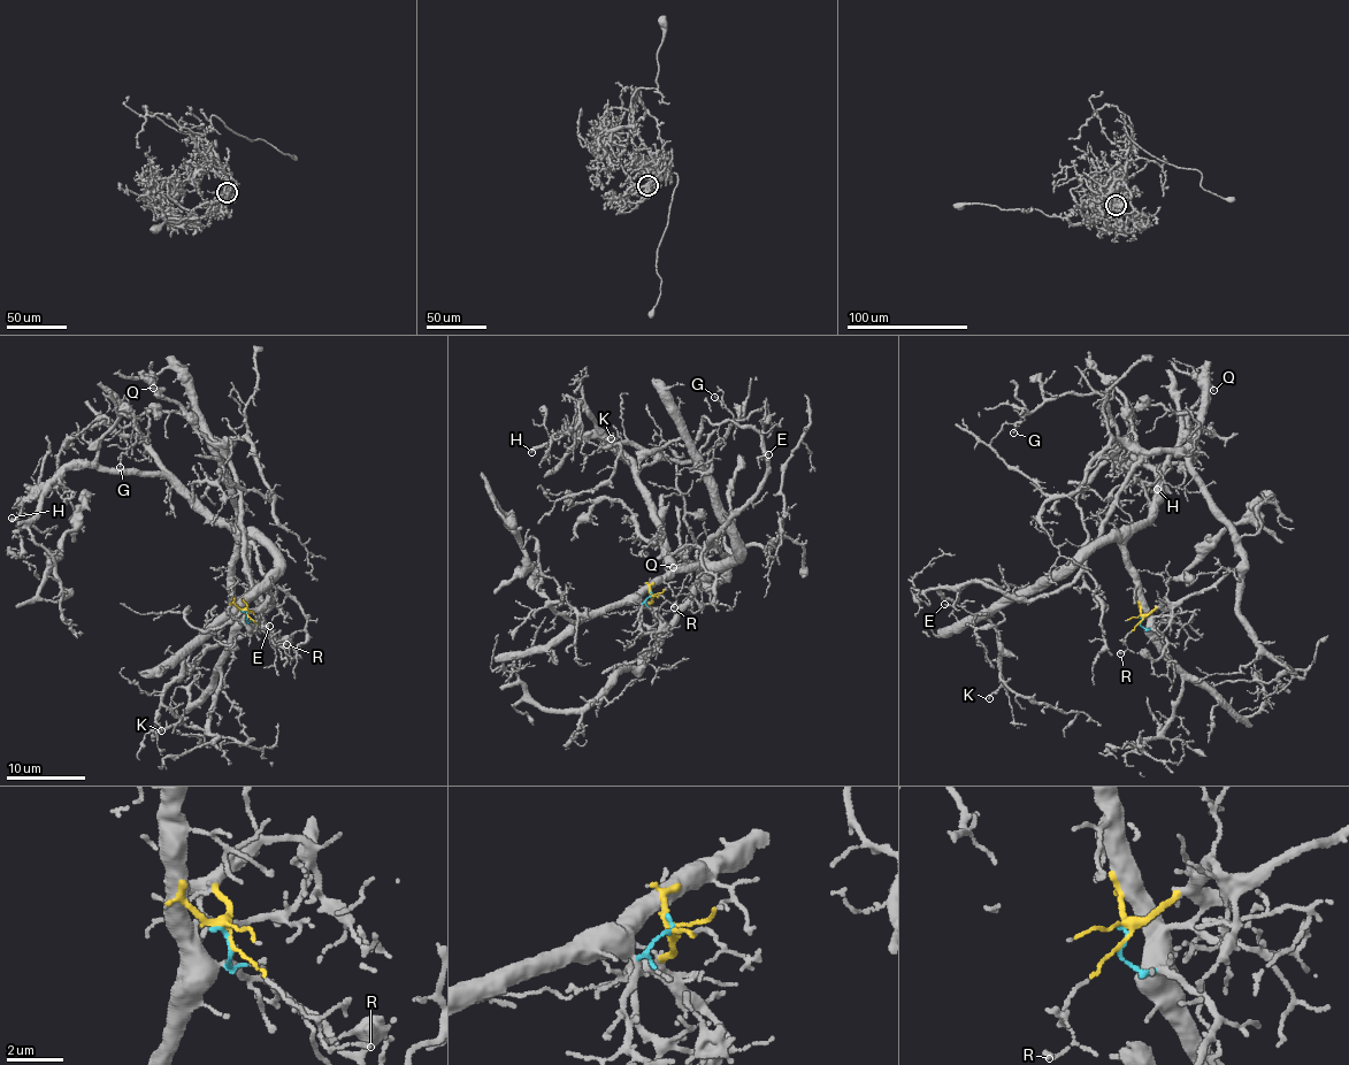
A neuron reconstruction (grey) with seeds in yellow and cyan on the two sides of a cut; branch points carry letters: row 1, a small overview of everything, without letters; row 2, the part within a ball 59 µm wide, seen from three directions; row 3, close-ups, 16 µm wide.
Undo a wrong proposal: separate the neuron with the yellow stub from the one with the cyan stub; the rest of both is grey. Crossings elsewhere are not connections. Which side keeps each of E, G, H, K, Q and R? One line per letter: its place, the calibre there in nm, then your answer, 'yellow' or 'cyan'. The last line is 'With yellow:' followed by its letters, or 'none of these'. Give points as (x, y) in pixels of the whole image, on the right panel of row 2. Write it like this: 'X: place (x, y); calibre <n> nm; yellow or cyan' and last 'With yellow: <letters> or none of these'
E: place (944, 604); calibre 130 nm; yellow
G: place (1013, 433); calibre 120 nm; cyan
H: place (1157, 489); calibre 240 nm; cyan
K: place (989, 698); calibre 110 nm; cyan
Q: place (1213, 390); calibre 130 nm; yellow
R: place (1120, 653); calibre 130 nm; yellow
With yellow: E, Q, R

